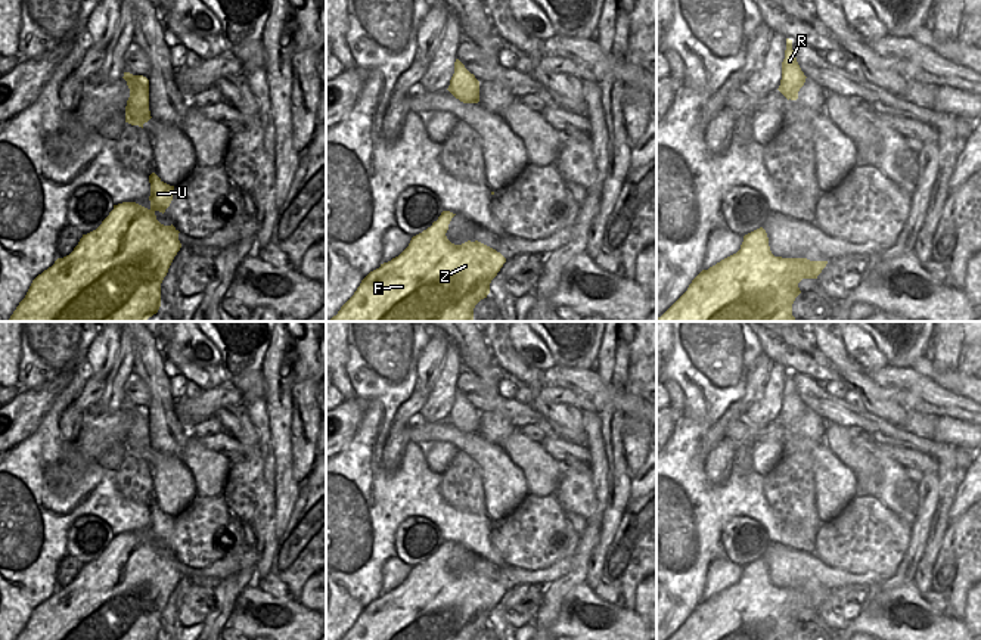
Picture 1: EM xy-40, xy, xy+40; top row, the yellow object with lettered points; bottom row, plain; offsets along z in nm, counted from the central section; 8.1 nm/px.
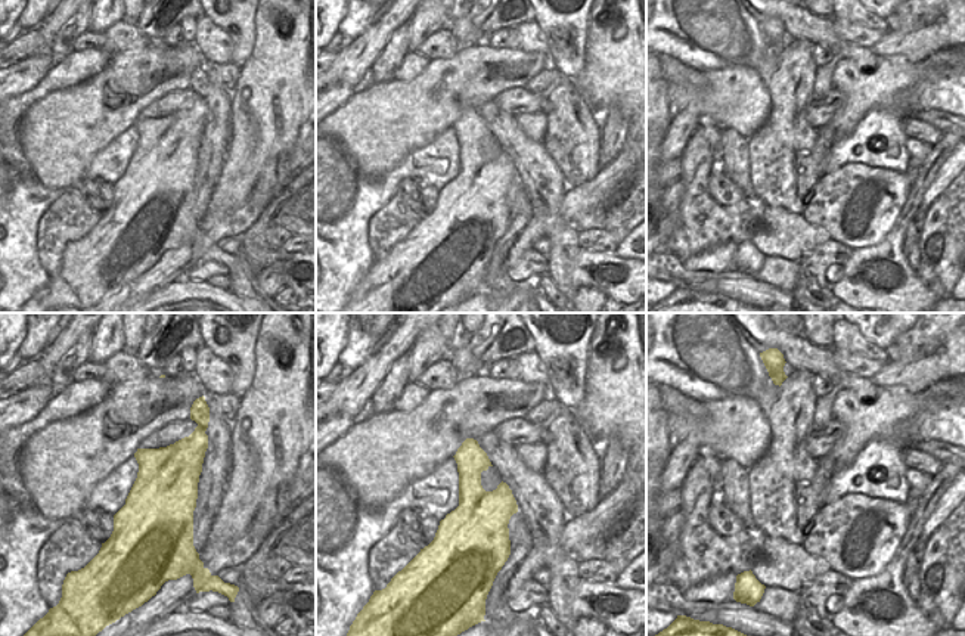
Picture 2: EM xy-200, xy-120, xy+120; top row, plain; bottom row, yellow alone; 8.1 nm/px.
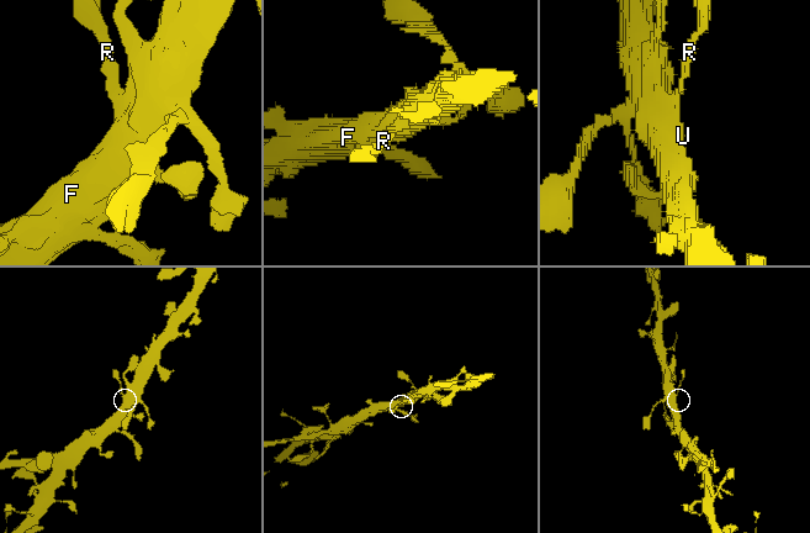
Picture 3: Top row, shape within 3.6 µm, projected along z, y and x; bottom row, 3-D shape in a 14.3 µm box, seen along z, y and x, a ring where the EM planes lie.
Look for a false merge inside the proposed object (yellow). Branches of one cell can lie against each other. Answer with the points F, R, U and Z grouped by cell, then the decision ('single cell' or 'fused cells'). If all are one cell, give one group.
groups F R U Z; single cell

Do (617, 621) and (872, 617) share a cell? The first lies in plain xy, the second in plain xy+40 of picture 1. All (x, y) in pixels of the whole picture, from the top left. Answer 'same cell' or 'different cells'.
same cell

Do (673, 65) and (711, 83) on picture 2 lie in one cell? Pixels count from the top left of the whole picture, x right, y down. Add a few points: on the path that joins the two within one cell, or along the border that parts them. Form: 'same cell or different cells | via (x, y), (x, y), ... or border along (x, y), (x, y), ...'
different cells | border along (682, 64), (676, 75), (666, 77)

